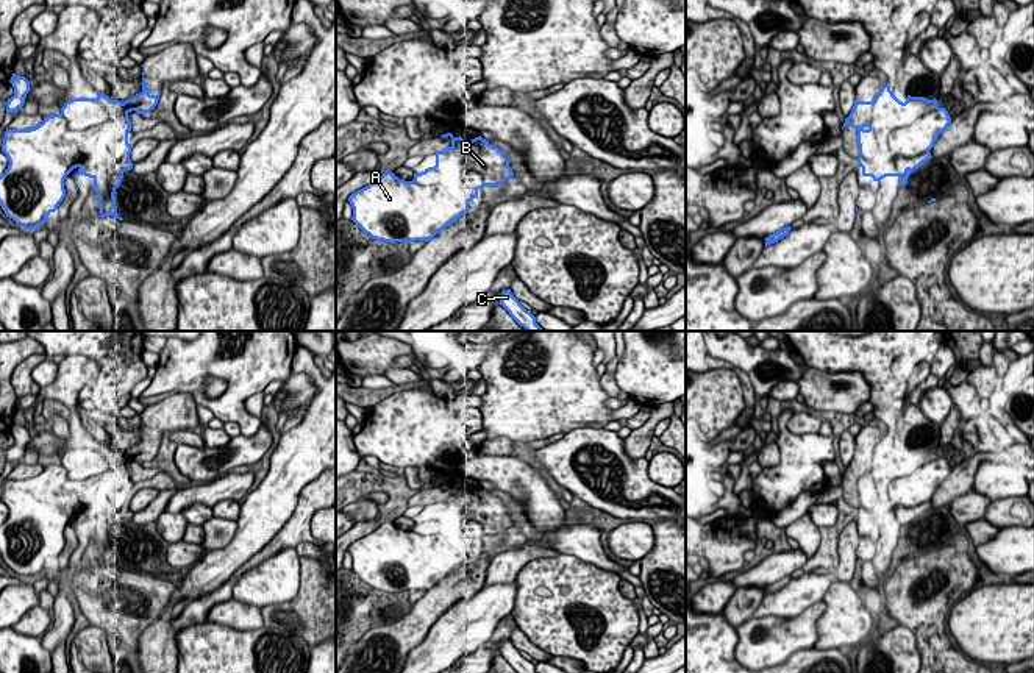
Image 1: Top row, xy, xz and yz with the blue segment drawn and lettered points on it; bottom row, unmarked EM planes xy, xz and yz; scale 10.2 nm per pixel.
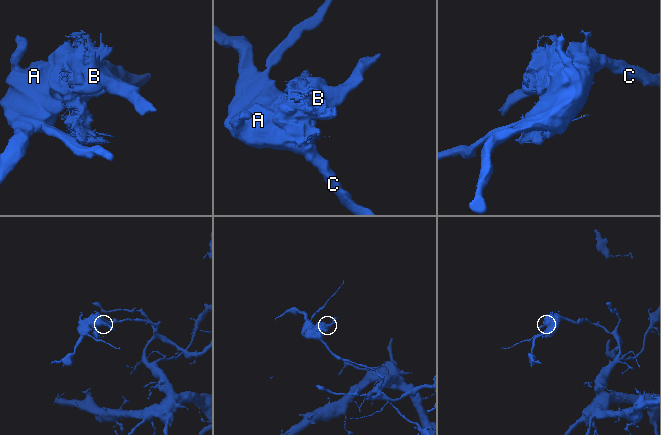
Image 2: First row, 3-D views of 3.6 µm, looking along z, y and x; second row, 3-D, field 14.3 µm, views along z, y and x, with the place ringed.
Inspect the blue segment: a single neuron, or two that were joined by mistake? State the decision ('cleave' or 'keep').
cleave

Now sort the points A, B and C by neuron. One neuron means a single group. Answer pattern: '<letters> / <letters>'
A C / B

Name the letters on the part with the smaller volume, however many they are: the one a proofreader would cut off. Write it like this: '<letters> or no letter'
B

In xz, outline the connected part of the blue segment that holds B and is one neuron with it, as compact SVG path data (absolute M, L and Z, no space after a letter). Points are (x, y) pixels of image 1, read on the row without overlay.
M451 482L440 487L451 487L447 500L436 503L436 515L414 523L414 532L430 537L442 545L453 545L469 554L478 548L484 536L503 534L514 526L503 500L489 493L481 486L464 490Z

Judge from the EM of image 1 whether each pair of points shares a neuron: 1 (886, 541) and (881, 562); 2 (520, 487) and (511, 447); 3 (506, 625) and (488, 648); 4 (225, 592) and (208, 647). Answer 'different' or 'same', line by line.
1: same
2: different
3: same
4: different

